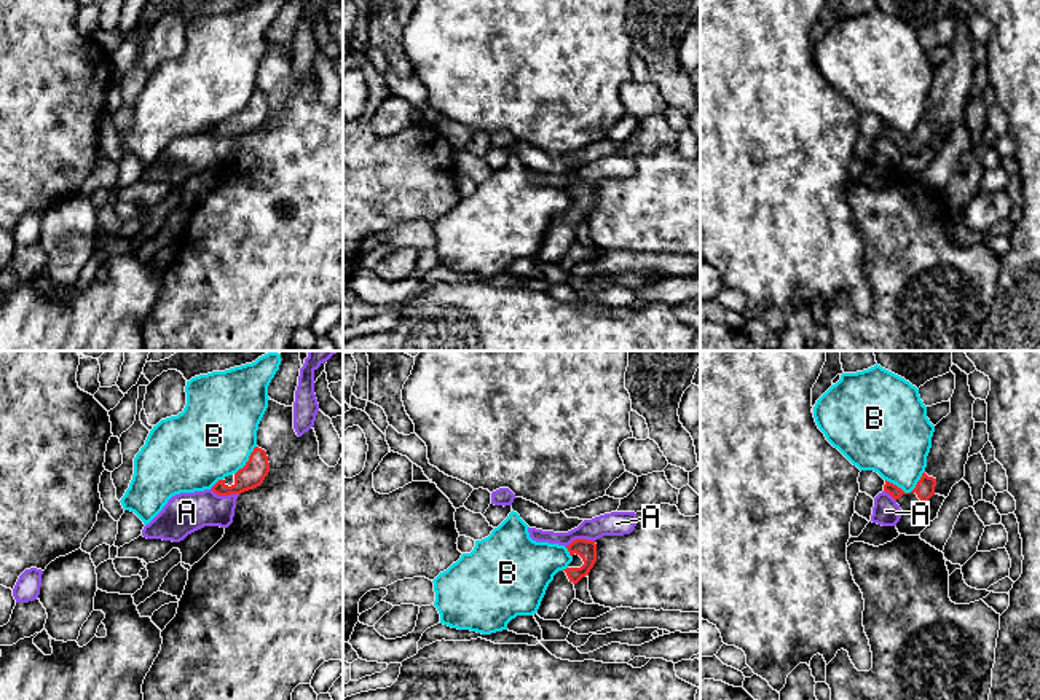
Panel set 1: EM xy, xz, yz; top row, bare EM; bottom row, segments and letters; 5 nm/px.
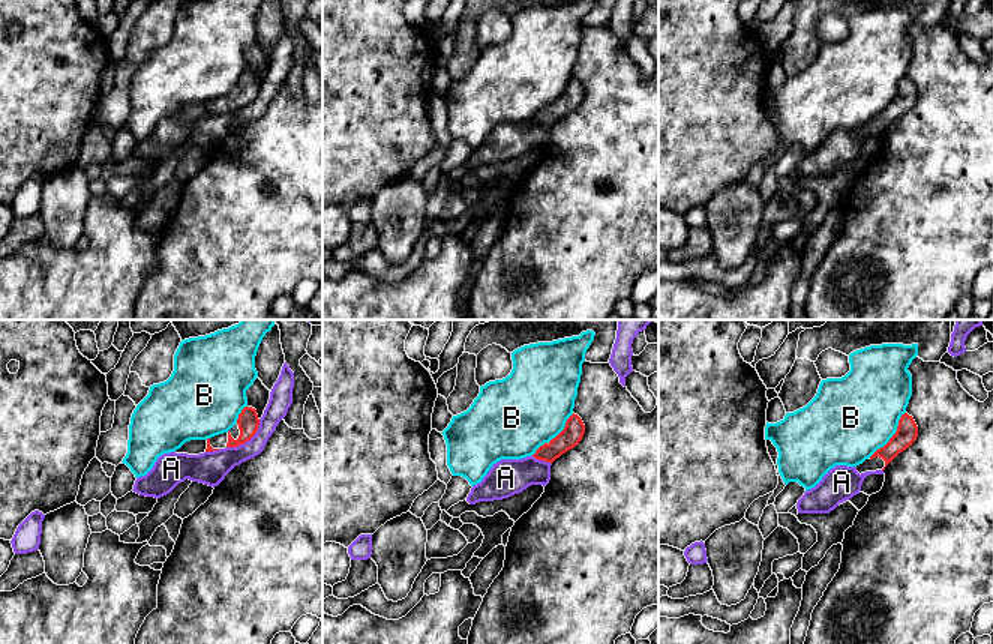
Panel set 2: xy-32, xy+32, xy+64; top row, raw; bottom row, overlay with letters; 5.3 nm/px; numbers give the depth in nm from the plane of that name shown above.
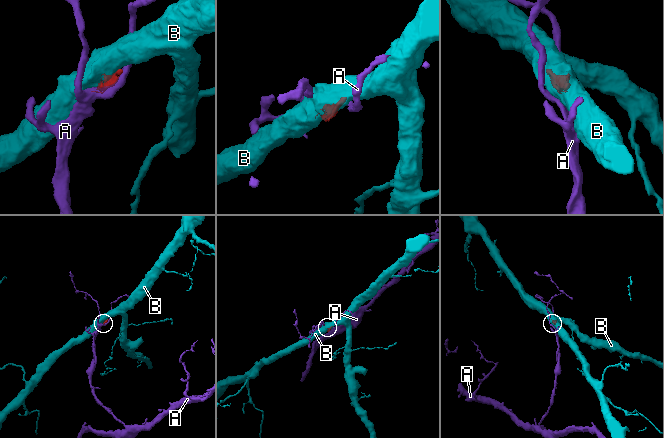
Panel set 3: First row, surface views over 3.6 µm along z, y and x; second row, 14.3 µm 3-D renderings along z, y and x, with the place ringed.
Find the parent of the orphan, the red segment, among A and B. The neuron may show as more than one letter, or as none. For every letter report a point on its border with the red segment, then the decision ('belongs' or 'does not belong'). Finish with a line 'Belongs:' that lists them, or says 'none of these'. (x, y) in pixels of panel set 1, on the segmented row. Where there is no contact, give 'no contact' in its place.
A: meets red in xy at (225, 495); does not belong
B: meets red in yz at (908, 493); does not belong
Belongs: none of these

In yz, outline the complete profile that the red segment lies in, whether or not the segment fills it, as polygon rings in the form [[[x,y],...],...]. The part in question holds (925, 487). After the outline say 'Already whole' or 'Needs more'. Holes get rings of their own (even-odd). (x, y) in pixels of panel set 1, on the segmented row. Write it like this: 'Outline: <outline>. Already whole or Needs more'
Outline: [[[952,364],[955,389],[951,397],[951,413],[936,426],[927,467],[911,493],[885,480],[884,491],[888,493],[903,512],[917,512],[933,494],[947,497],[952,486],[963,480],[965,464],[973,438],[975,397],[970,392],[968,375]]]. Needs more

